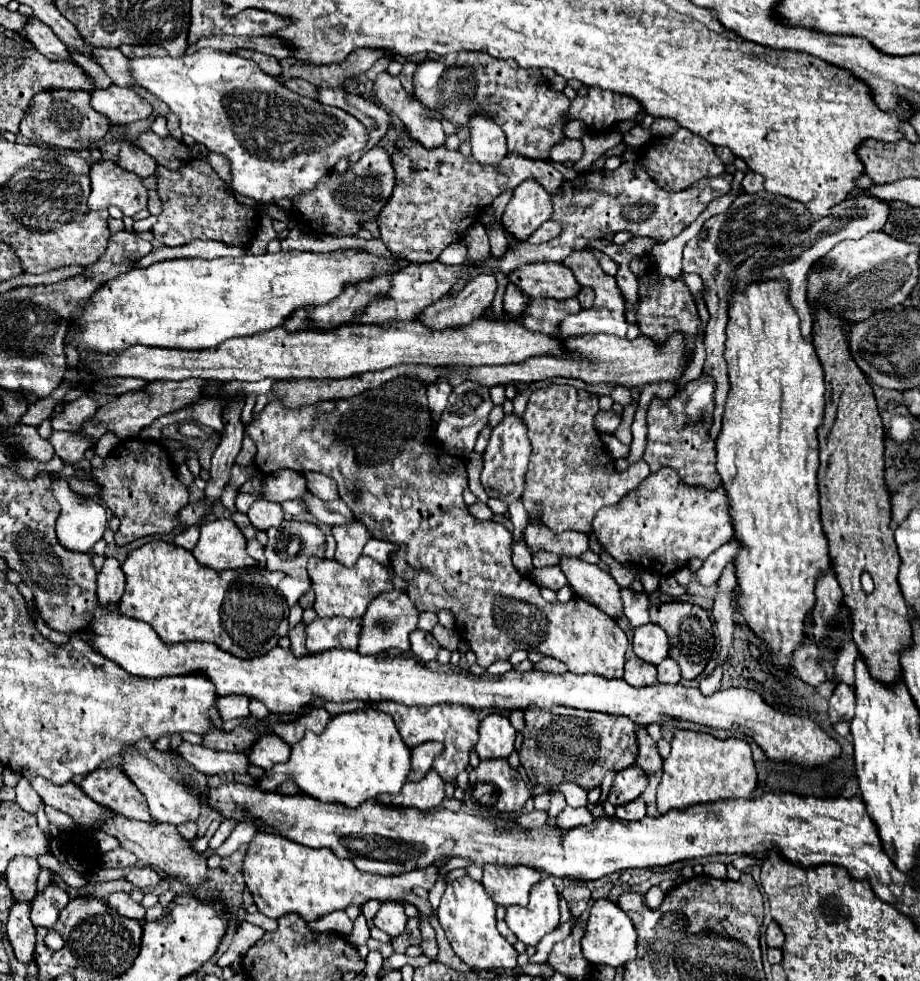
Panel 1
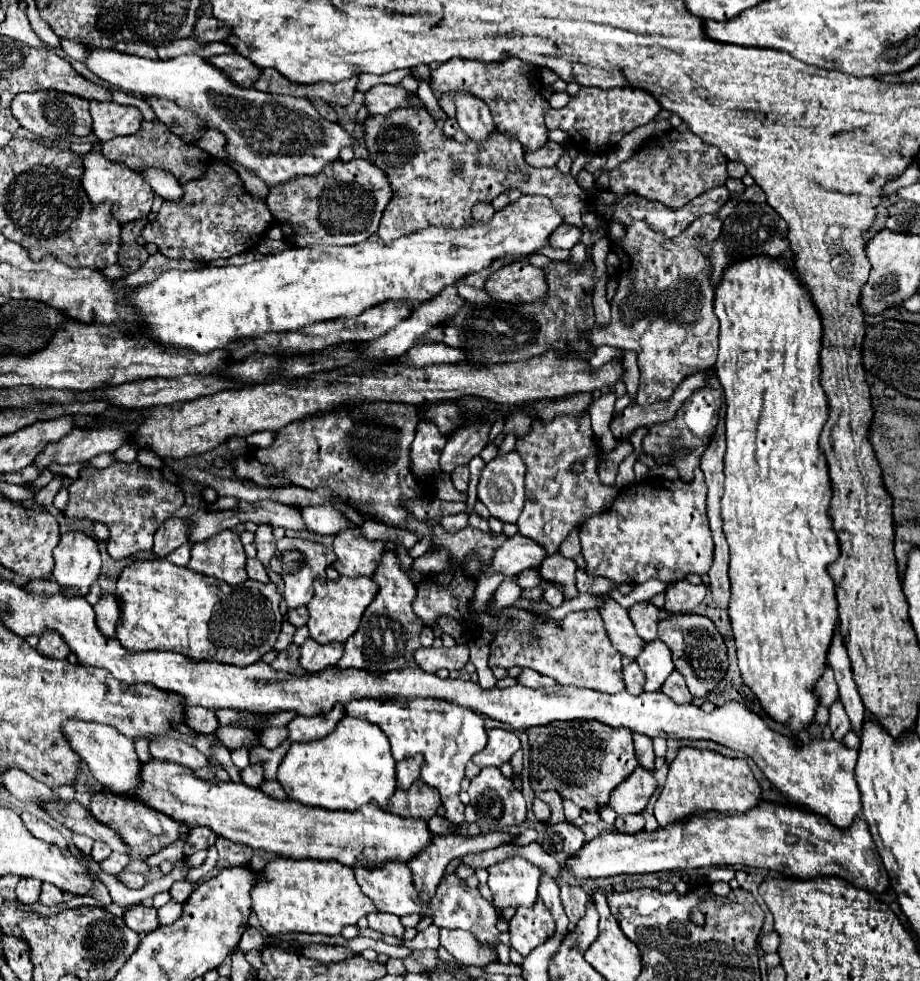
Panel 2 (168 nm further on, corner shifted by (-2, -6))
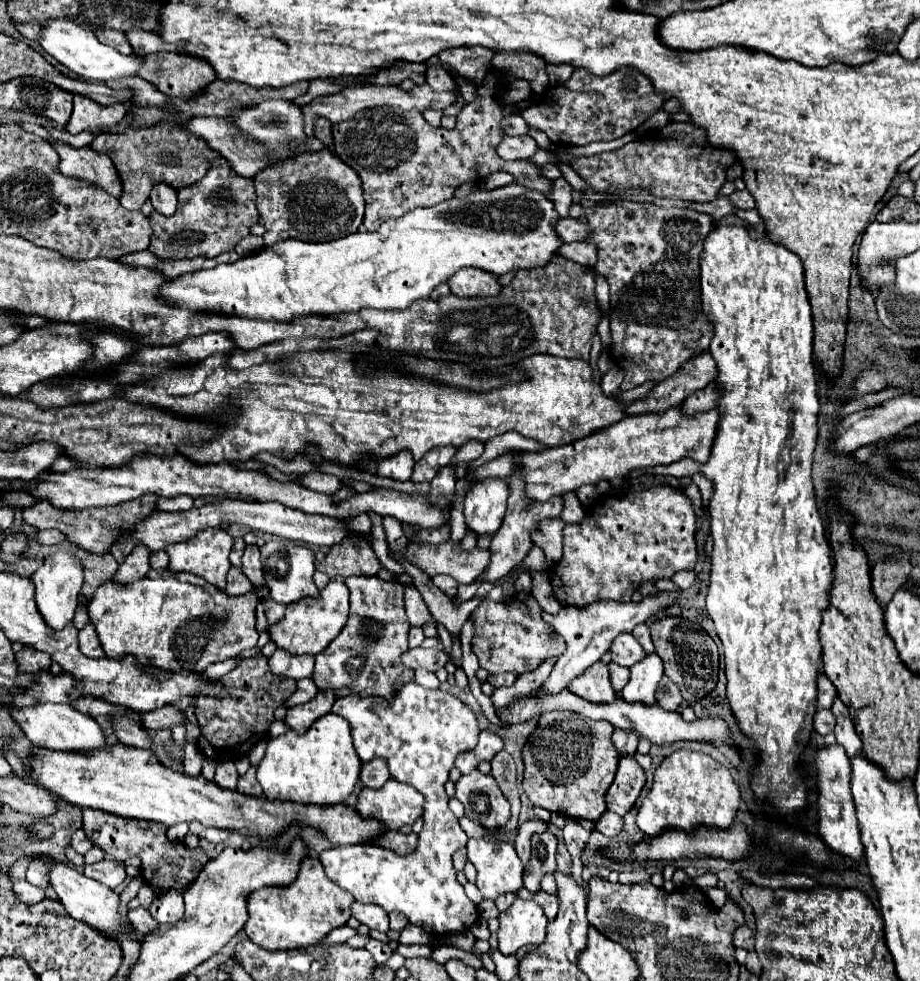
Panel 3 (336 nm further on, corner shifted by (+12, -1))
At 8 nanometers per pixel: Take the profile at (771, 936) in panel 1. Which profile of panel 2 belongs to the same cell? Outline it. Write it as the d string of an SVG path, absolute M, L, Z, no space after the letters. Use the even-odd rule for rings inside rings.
M778 932L766 934L766 936L760 940L760 944L762 944L762 950L764 950L764 952L778 952L778 946L780 946L780 936L778 936Z

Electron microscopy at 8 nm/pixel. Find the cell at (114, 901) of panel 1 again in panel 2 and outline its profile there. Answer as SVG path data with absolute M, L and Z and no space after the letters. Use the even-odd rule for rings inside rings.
M134 904L128 906L128 910L124 912L124 922L128 924L128 928L146 934L152 932L154 928L158 928L158 918L156 918L156 908L146 908L142 904Z

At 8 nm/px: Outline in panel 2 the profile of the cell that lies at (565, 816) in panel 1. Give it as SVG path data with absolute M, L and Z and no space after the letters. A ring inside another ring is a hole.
M564 820L546 828L542 846L548 854L552 854L562 864L568 856L572 856L582 848L584 840L586 840L584 832L578 826Z

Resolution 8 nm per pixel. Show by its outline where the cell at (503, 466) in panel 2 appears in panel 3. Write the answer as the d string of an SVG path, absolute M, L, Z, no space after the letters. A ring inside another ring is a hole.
M490 479L476 483L464 499L466 527L478 535L494 535L506 511L508 489L504 481Z

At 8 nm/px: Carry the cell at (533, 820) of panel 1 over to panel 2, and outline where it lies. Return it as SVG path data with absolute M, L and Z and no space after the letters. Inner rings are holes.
M486 832L486 834L478 834L478 836L456 836L456 834L448 834L448 836L438 836L434 838L432 846L428 846L426 850L422 850L416 858L412 858L408 862L408 868L412 870L412 880L414 880L414 888L418 890L418 896L422 902L428 902L428 898L432 898L432 894L436 892L436 886L440 884L442 876L444 876L444 868L448 866L450 860L454 858L460 858L464 854L470 854L470 852L482 852L482 850L488 850L488 848L496 848L496 846L502 846L502 844L510 844L514 842L516 836L512 834L506 834L506 832Z

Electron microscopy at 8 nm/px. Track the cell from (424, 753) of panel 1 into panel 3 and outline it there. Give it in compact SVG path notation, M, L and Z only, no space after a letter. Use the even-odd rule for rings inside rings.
M374 759L374 761L362 763L362 777L360 777L360 781L362 781L364 787L380 789L388 779L390 779L390 773L388 773L386 761Z

